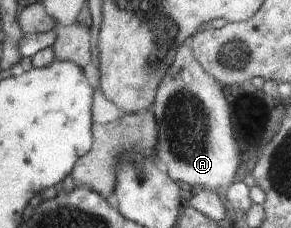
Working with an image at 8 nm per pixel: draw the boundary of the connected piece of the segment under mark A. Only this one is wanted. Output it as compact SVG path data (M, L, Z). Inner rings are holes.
M185 43L179 47L175 59L157 88L152 105L157 124L155 155L169 177L180 185L201 185L223 197L243 173L239 167L239 147L231 133L229 109L223 86L205 73L190 48Z

